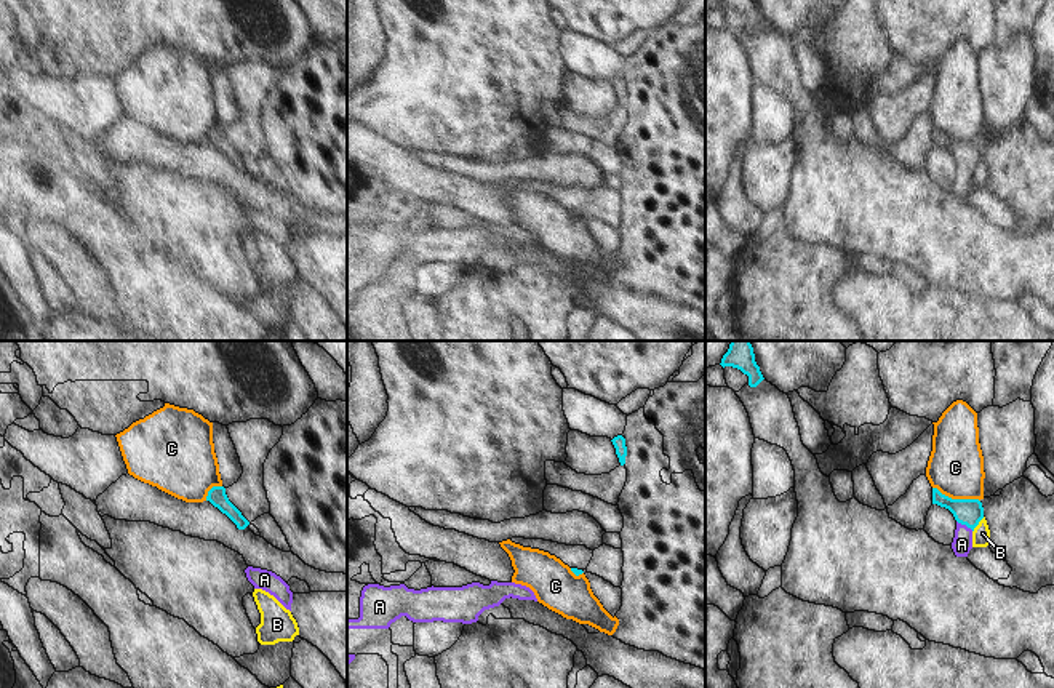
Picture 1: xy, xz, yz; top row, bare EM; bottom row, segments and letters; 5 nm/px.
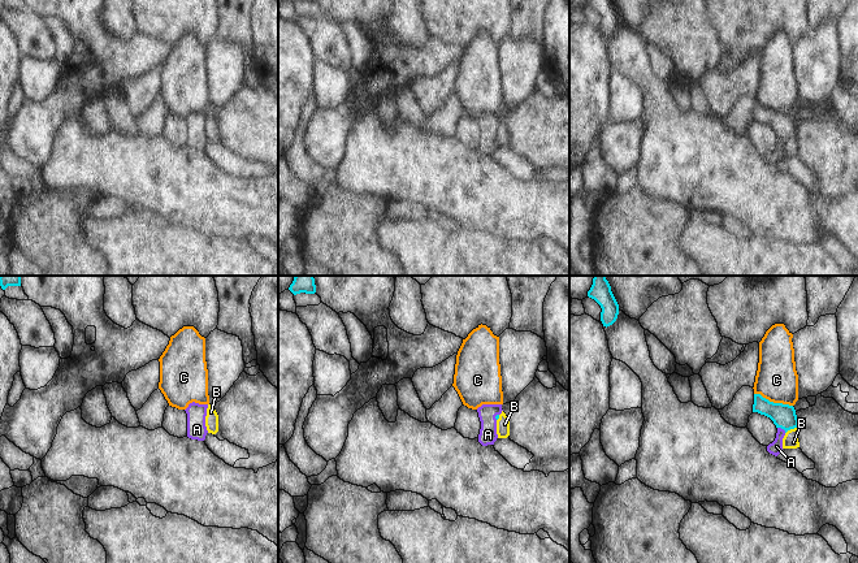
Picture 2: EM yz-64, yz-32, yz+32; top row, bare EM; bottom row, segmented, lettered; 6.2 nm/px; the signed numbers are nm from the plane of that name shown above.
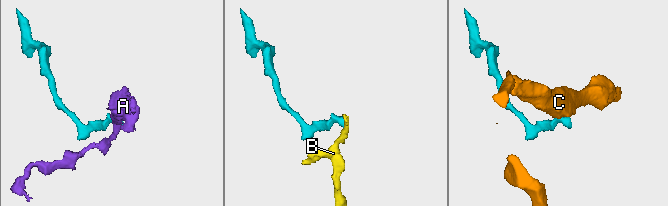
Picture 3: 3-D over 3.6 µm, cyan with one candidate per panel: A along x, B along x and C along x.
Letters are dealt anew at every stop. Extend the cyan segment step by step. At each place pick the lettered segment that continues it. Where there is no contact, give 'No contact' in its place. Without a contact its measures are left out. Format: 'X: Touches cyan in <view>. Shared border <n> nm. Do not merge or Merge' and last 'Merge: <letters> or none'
A: Touches cyan in yz. Shared border 100 nm. Merge
B: Touches cyan in yz. Shared border 100 nm. Do not merge
C: Touches cyan in yz. Shared border 260 nm. Do not merge
Merge: A.

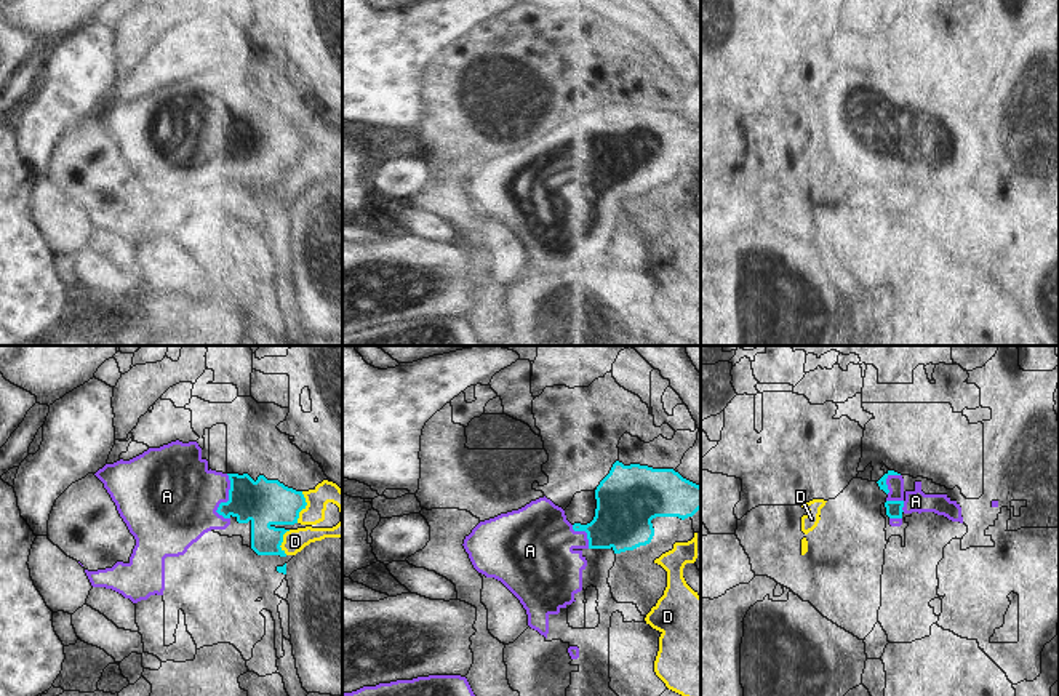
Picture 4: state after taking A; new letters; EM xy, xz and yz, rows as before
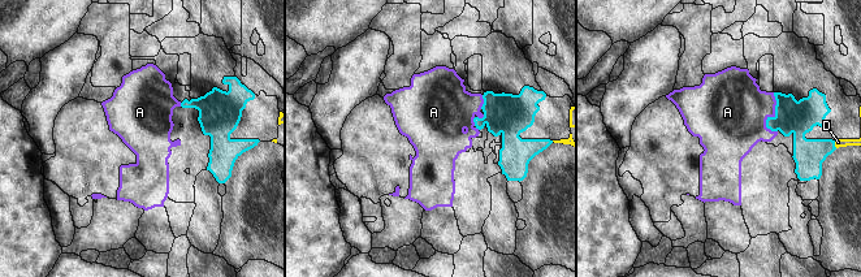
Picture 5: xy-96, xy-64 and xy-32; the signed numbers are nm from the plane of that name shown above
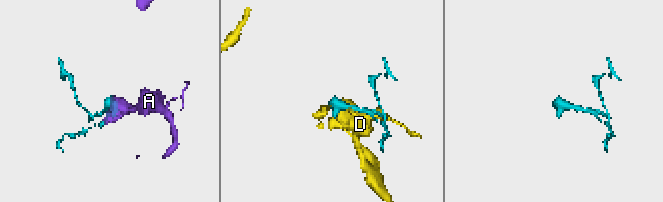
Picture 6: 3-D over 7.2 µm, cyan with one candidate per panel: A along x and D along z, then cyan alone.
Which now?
A: Touches cyan in xy. Shared border 240 nm. Merge
D: Touches cyan in xy. Shared border 160 nm. Do not merge
Merge: A.

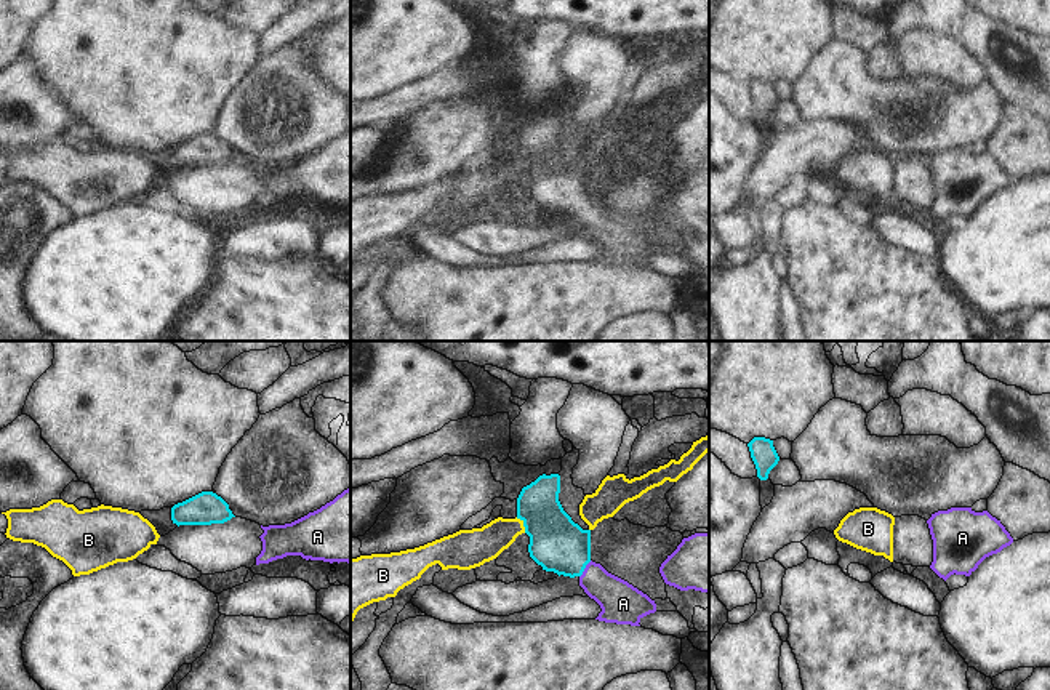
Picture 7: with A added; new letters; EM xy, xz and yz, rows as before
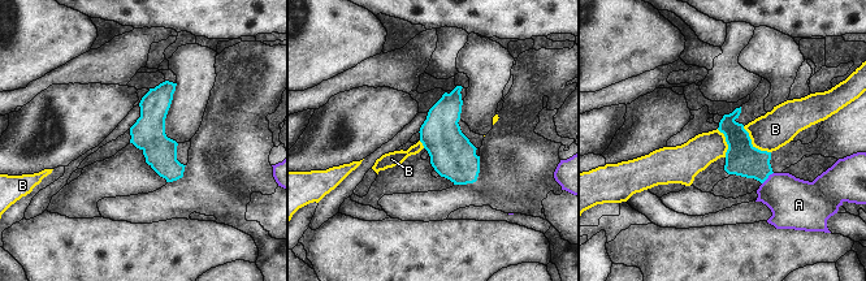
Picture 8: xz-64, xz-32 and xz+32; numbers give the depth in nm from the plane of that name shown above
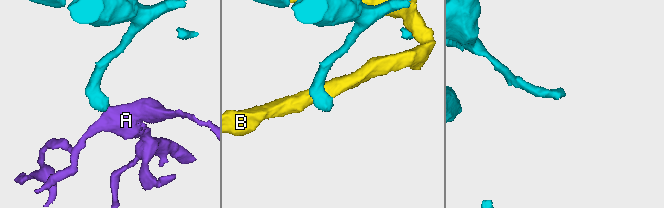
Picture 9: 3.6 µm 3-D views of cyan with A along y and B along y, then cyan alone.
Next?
A: Touches cyan in xz. Shared border 110 nm. Merge
B: Touches cyan in xz. Shared border 90 nm. Do not merge
Merge: A.

